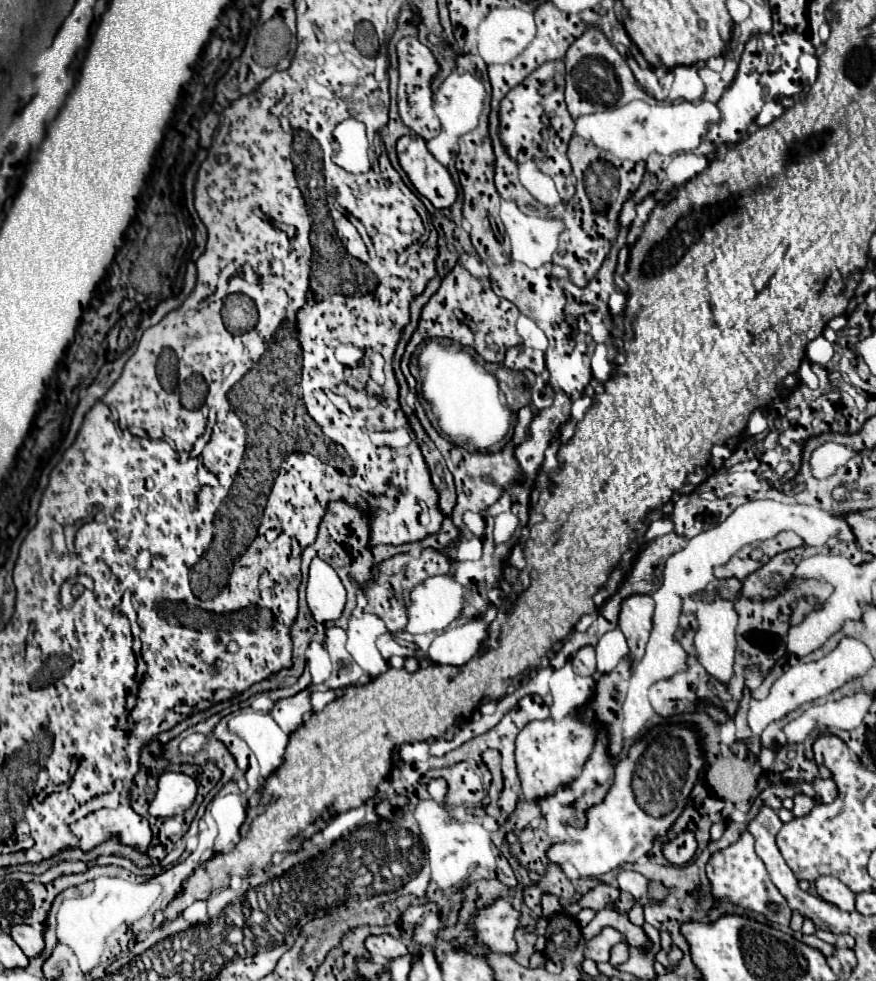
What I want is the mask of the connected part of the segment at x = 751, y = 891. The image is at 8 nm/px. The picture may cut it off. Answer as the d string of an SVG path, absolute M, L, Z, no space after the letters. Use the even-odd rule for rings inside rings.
M747 831L731 847L725 847L725 849L711 855L711 859L707 863L707 877L713 885L713 895L717 899L727 897L729 901L733 901L739 907L753 909L775 923L789 925L791 907L787 905L787 901L781 901L781 893L777 891L777 887L769 879L765 865L755 852L754 838ZM771 905L775 905L777 911L771 911Z

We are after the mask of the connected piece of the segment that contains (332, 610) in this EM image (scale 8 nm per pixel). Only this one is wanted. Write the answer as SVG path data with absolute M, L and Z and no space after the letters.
M315 557L311 561L309 585L307 585L307 603L315 621L317 623L337 621L343 613L345 601L347 591L335 569Z

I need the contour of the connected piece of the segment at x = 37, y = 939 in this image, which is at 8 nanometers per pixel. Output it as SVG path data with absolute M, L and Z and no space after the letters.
M11 925L11 937L27 957L35 957L43 951L43 933L31 925Z

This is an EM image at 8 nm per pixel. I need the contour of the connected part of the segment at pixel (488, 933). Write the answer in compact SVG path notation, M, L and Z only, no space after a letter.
M497 897L493 903L477 909L471 919L475 929L475 943L485 945L491 953L513 955L517 943L513 933L521 921L521 913L509 903L509 899Z

